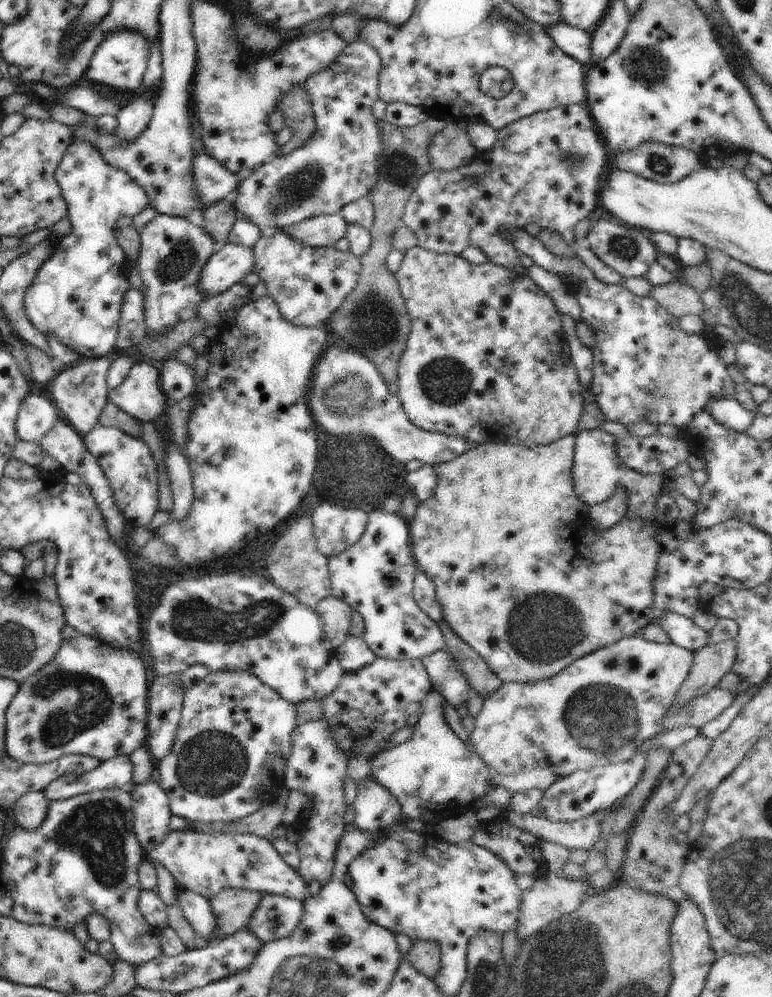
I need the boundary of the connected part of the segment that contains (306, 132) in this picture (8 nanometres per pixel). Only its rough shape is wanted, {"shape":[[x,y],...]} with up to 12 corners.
{"shape":[[302,84],[282,96],[276,111],[292,128],[278,151],[290,155],[316,134],[310,96]]}

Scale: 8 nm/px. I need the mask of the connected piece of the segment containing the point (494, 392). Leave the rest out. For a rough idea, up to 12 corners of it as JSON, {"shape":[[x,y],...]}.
{"shape":[[414,246],[397,396],[483,443],[576,433],[583,387],[528,275]]}

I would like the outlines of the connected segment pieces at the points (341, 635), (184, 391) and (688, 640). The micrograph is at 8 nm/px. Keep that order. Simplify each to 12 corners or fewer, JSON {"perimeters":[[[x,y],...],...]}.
{"perimeters":[[[331,595],[315,610],[335,650],[348,638],[353,609]],[[170,358],[159,365],[162,391],[175,404],[193,395],[194,368]],[[664,612],[656,623],[673,644],[694,654],[708,645],[709,632],[692,619]]]}

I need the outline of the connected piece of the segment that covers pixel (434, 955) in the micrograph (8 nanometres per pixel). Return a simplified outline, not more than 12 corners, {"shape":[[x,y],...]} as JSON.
{"shape":[[416,940],[405,958],[434,979],[441,972],[438,942]]}

